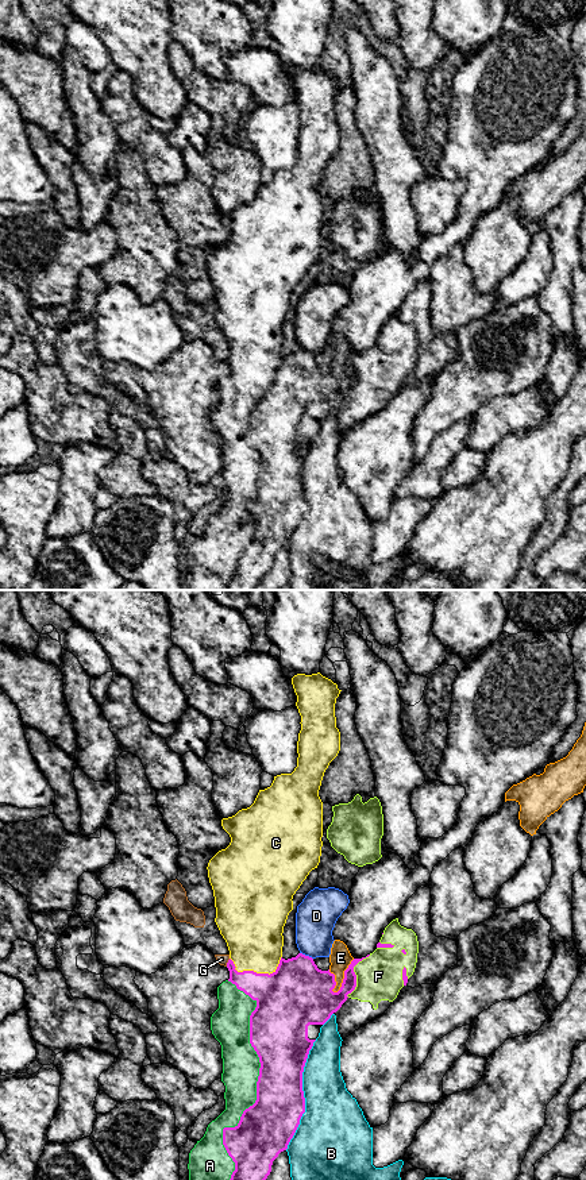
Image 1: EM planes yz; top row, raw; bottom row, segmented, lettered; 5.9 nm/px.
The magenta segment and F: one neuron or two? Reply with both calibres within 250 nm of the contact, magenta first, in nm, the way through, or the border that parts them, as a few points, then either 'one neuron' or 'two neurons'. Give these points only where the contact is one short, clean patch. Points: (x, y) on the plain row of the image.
220 nm thick on the magenta side, 280 nm on the other; two neurons

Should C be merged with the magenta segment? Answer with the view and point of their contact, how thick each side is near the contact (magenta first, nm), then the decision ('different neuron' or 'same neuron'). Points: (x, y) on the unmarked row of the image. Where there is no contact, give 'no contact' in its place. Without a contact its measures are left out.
contact yz (255, 367); calibres 380 and 360 nm; different neuron

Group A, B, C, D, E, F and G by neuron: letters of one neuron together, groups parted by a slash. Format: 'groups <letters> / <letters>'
groups A C / B / D / E / F / G

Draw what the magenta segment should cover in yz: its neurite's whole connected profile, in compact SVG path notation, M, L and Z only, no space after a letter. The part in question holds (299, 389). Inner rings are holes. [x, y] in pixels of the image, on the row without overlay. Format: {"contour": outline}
{"contour": "M335 335L328 366L319 365L313 354L302 348L288 355L281 352L270 370L238 367L234 356L228 355L228 377L257 397L250 410L250 439L259 452L261 463L255 498L243 506L235 522L223 524L223 540L235 558L224 590L255 590L270 570L273 556L288 544L305 508L302 467L316 436L308 433L308 421L324 420L342 402L356 382L354 362L363 354L354 354L347 340Z"}

